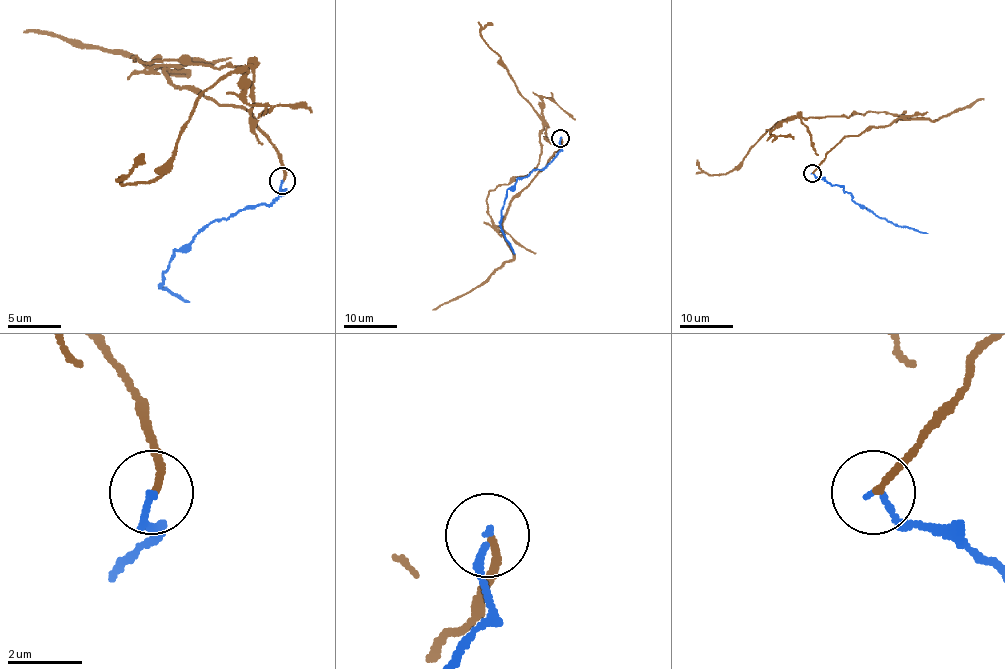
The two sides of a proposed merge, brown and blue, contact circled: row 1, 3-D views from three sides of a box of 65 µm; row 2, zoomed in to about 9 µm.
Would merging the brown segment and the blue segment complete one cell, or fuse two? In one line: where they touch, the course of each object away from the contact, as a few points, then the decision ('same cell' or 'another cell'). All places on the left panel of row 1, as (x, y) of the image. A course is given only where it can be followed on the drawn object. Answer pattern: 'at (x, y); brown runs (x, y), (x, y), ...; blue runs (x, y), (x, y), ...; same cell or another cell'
at (282, 180); brown runs (283, 181), (248, 112), (136, 56), (243, 66), (200, 96), (150, 181), (123, 184), (144, 154); blue runs (283, 181), (283, 192), (270, 205), (251, 205), (219, 218), (174, 250), (160, 285), (190, 301); another cell

